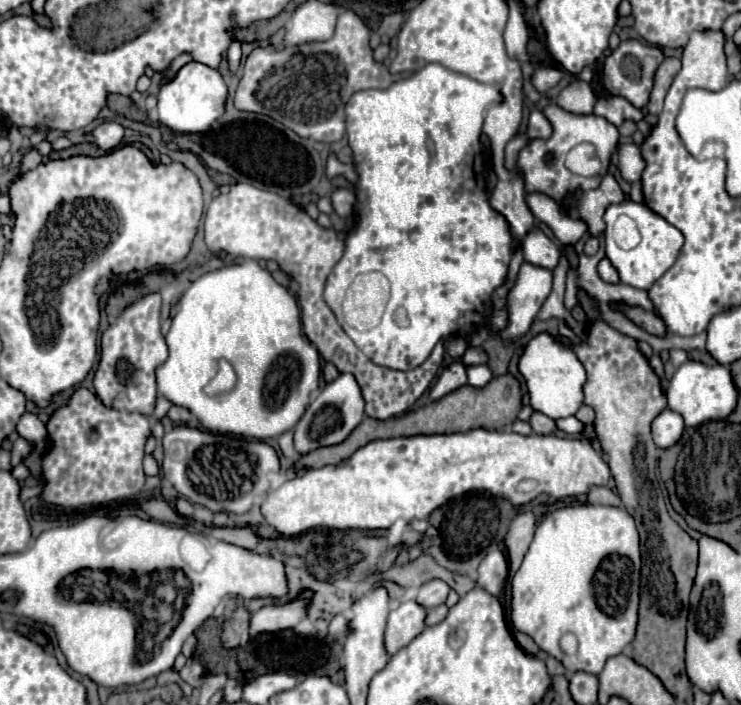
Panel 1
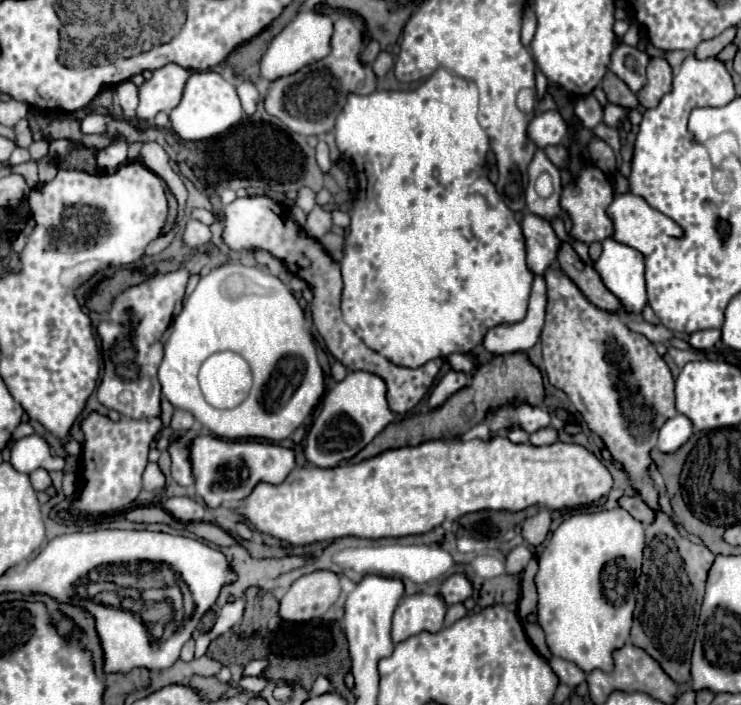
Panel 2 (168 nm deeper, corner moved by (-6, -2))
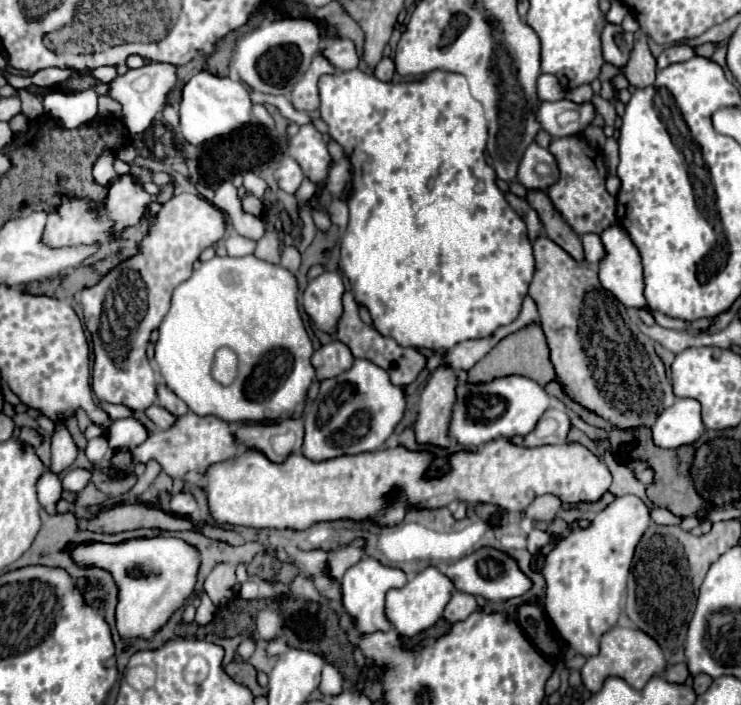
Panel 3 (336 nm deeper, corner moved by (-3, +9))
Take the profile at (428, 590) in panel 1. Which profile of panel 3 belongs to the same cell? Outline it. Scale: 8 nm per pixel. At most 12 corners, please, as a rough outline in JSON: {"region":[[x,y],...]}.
{"region":[[489,546],[449,564],[457,590],[505,602],[533,580]]}

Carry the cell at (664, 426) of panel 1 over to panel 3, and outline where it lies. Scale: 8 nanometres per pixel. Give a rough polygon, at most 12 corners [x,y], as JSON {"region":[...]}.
{"region":[[677,398],[653,424],[661,448],[693,444],[705,430],[701,404]]}

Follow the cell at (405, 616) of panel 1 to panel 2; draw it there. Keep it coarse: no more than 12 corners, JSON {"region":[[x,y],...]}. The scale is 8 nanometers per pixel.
{"region":[[440,595],[402,597],[392,617],[392,641],[440,631]]}

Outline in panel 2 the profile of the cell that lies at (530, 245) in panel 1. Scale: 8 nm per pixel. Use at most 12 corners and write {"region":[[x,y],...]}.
{"region":[[524,215],[526,263],[542,275],[556,263],[560,241],[552,225]]}

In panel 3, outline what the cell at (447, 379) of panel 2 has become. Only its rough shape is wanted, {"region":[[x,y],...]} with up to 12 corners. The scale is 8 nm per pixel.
{"region":[[437,368],[419,402],[417,444],[449,448],[457,378]]}

